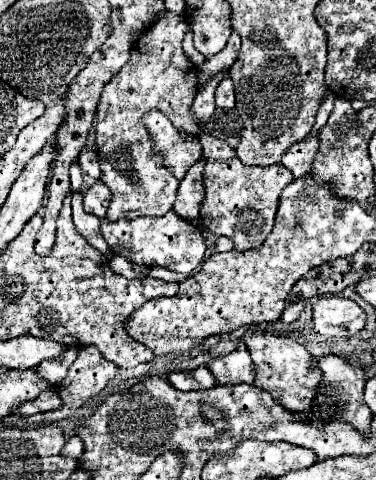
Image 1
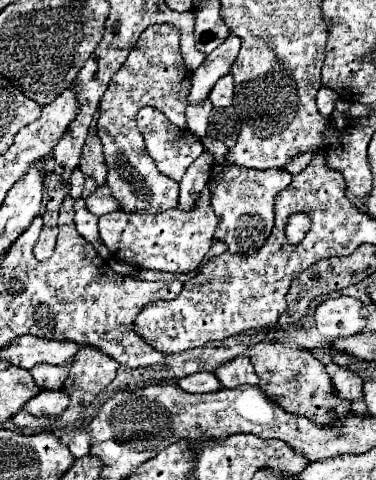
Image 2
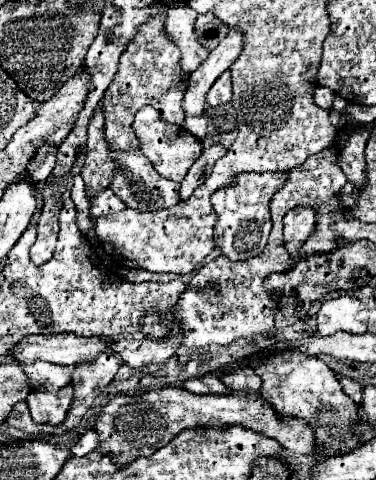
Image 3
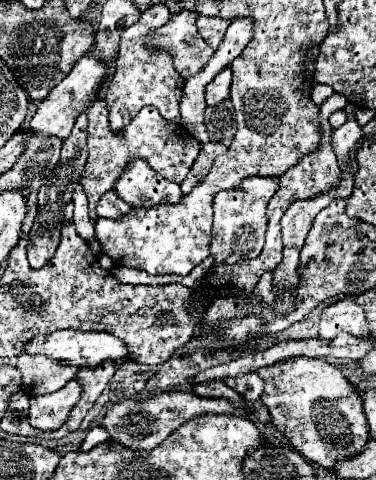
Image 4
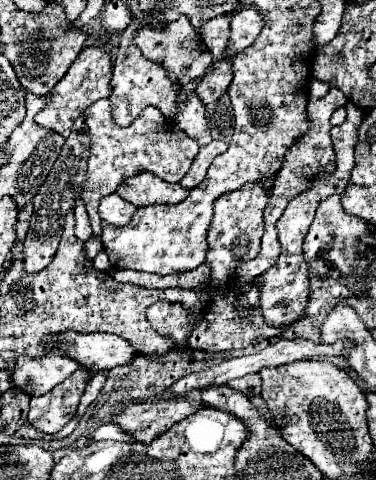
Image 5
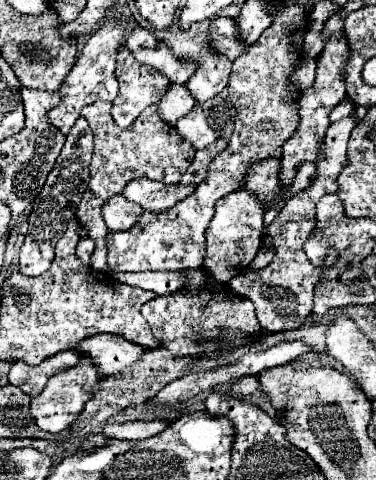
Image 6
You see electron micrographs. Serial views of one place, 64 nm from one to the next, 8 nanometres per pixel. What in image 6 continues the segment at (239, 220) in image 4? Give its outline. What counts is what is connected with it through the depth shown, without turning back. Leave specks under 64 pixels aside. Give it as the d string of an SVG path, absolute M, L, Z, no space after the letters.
M236 190L216 202L216 214L206 228L206 256L204 266L218 278L222 284L228 284L230 278L238 276L258 254L260 236L264 230L260 202L248 190Z

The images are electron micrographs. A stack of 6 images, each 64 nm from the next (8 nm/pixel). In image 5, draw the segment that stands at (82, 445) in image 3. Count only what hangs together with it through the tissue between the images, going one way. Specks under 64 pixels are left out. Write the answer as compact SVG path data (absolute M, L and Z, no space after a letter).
M102 424L100 428L96 428L96 432L92 434L92 440L132 440L132 436L118 424Z

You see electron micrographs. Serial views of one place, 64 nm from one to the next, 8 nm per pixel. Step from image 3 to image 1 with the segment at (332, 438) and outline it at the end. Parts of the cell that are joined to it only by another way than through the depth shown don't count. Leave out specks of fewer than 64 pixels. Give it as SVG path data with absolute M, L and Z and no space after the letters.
M248 332L244 336L244 342L256 368L254 384L270 392L272 398L290 412L314 412L314 402L322 384L322 372L320 368L316 368L314 356L302 344L284 336Z

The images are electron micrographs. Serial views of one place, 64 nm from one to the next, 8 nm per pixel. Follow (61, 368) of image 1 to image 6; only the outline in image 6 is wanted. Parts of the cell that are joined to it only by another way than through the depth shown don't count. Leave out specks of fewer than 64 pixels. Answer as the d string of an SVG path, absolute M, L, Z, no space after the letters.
M64 350L58 352L56 356L50 356L48 360L44 360L38 366L28 366L24 362L14 362L10 372L8 372L8 382L12 386L18 386L22 392L26 392L28 396L38 396L48 380L48 376L60 368L70 368L72 364L76 364L80 356L76 356L76 352L72 350Z

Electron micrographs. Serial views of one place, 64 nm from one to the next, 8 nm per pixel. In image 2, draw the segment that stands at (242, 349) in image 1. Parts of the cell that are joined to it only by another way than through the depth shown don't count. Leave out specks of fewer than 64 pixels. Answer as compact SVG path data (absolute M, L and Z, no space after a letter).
M246 354L238 356L232 362L222 364L220 368L216 368L216 378L222 382L224 388L238 388L242 384L258 384L258 376L254 374L254 368L248 360Z

